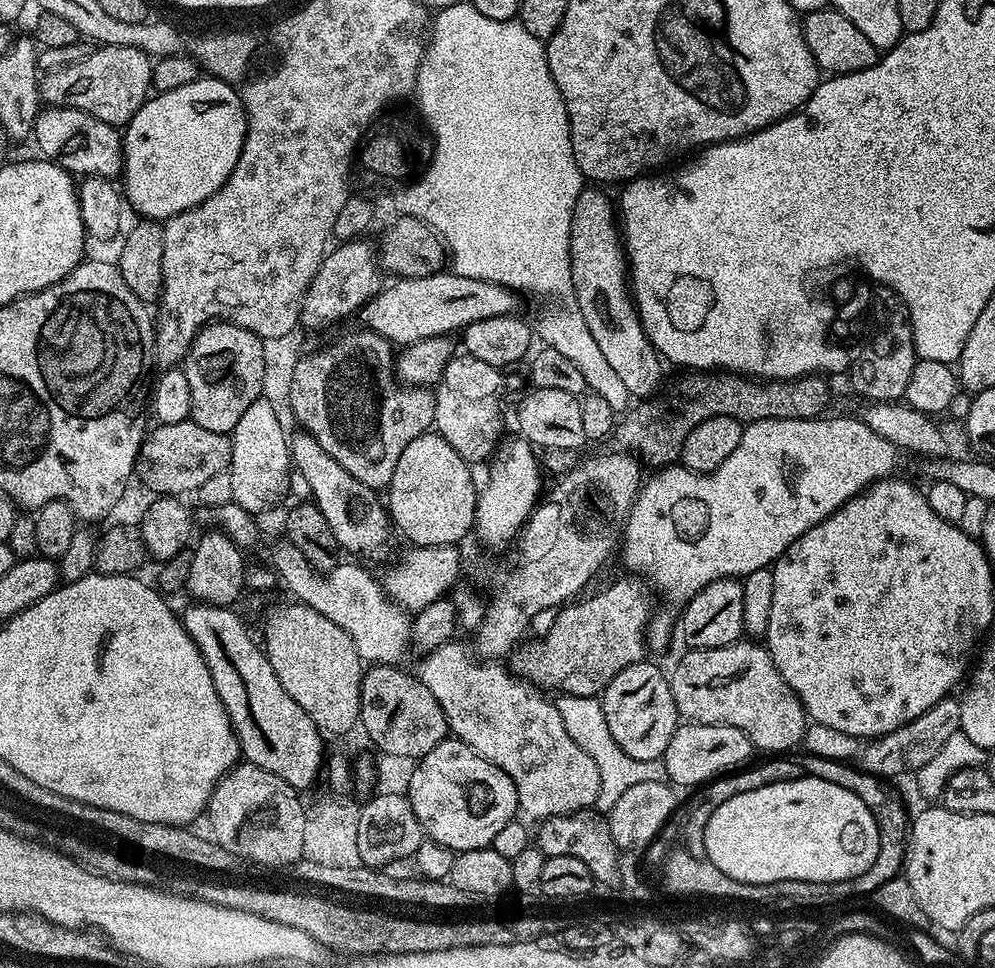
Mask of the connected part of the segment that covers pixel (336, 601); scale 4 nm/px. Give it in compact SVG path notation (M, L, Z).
M286 538L272 548L271 567L279 576L282 588L289 592L293 601L309 604L318 614L322 614L340 626L350 636L360 659L373 664L399 665L404 651L409 651L412 638L412 616L401 608L387 592L379 579L376 580L364 568L356 564L341 562L329 572L319 572L302 555L302 550Z

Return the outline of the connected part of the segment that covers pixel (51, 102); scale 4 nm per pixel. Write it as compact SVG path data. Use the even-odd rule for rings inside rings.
M106 44L93 50L82 62L74 62L74 66L66 66L47 73L40 81L40 99L45 105L54 108L82 110L107 124L127 126L137 110L150 98L150 93L153 91L153 63L153 57L147 56L146 53L134 46L123 48L122 46Z

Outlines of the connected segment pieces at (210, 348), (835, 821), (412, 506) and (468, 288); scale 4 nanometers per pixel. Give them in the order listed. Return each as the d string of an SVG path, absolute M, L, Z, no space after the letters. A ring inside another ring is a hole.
M213 322L194 338L182 367L190 381L190 418L202 430L231 434L246 408L262 396L263 344L250 330L227 322Z
M807 774L738 794L713 807L705 820L708 821L704 824L703 855L708 864L742 883L776 886L786 880L840 886L843 880L851 882L860 876L878 854L878 826L874 814L858 794Z
M429 430L422 433L398 458L394 478L386 489L386 507L395 531L418 548L437 548L447 544L459 545L476 523L476 497L478 480L472 477L473 469L446 442L446 438Z
M441 270L432 276L409 276L395 281L397 284L381 287L380 293L372 297L358 313L363 327L369 332L376 332L391 340L393 345L403 346L413 344L422 338L434 338L459 333L469 328L474 322L482 322L482 318L498 318L515 313L517 293L510 288L503 288L500 284L482 282L476 278L457 276L451 270Z

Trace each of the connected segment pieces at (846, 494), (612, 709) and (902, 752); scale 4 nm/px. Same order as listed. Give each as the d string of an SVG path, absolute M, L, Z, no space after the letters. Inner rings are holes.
M831 416L814 420L770 418L746 424L742 439L734 449L734 454L730 454L730 458L726 458L726 462L722 462L722 466L718 466L718 470L692 472L683 466L669 466L659 469L653 475L656 476L653 480L645 479L640 492L636 495L636 504L632 507L632 512L622 528L622 552L624 548L624 564L632 571L629 573L639 574L655 591L657 588L670 603L683 606L688 603L690 598L694 598L694 594L698 594L698 590L710 586L710 582L743 578L754 574L754 570L771 568L778 557L795 540L802 538L802 534L806 534L806 530L810 530L814 526L818 526L818 522L830 518L830 514L837 512L847 500L853 500L859 492L864 491L871 484L875 484L878 480L889 479L895 473L892 471L896 468L898 449L893 444L886 442L886 438L878 438L878 434L874 434L874 430L870 430L870 426L866 426L863 419L856 417L855 420L852 416Z
M641 662L626 666L606 685L602 693L602 703L606 714L606 726L614 734L614 742L639 760L660 760L670 738L674 738L676 725L682 717L674 706L674 694L666 672L656 664Z
M956 698L939 700L934 707L926 710L926 714L906 722L902 727L890 734L875 737L867 745L861 747L858 767L870 775L881 778L900 776L903 772L915 774L919 772L922 766L926 766L926 762L930 762L938 755L938 750L942 750L942 745L950 737L961 731L961 722L962 710L960 709L960 700Z

